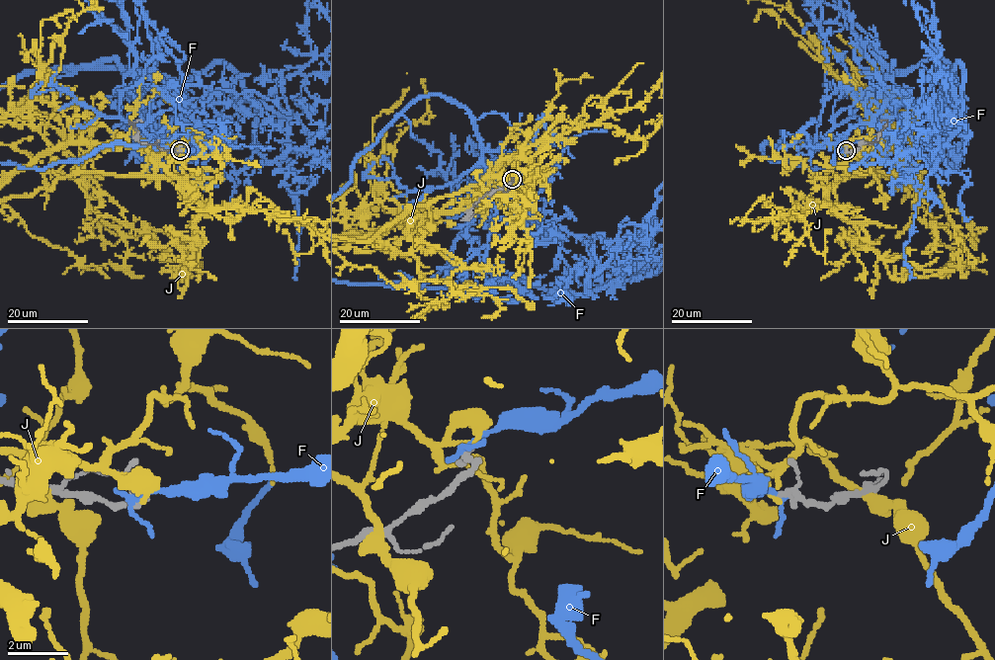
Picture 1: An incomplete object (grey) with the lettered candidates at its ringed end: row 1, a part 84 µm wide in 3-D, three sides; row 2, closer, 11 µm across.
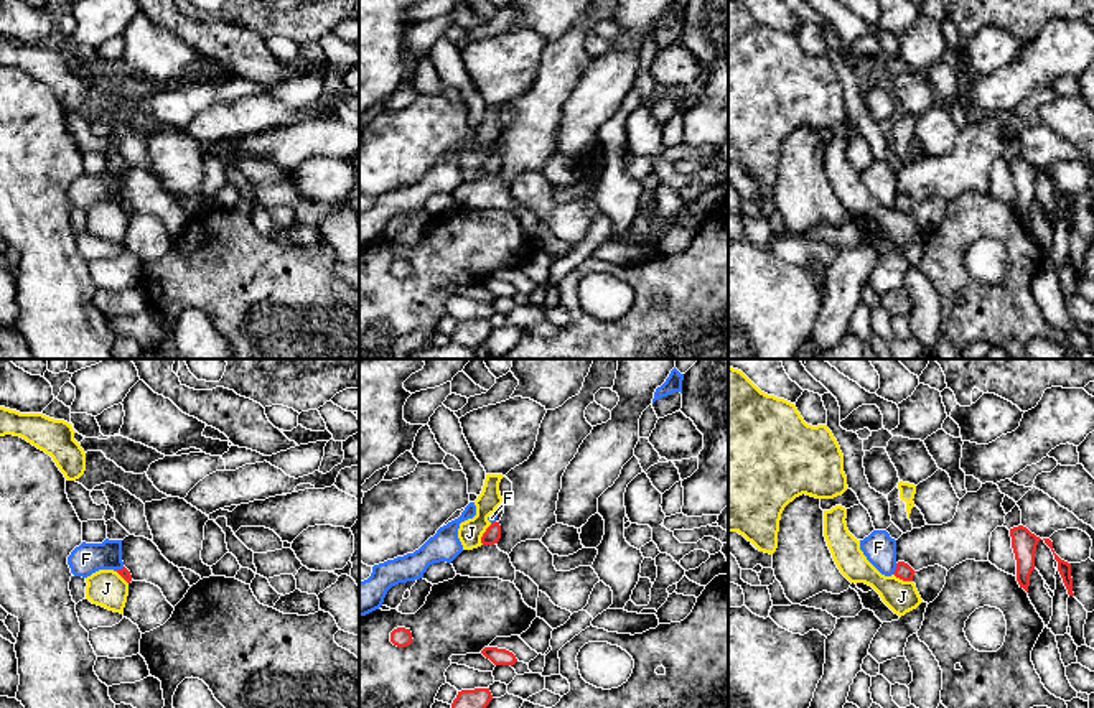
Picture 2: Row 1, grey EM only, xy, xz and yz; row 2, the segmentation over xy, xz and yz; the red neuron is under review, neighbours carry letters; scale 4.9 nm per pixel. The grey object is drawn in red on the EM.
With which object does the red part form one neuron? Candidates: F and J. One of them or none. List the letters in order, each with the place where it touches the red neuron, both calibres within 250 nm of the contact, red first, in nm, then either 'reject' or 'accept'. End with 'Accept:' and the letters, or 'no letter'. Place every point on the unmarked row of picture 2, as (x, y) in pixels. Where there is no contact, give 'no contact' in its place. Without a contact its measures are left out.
F: meets red in yz at (897, 200); 80 nm thick on the red side, 160 nm on the other; reject
J: meets red in xz at (483, 165); 80 nm thick on the red side, 120 nm on the other; reject
Accept: no letter

